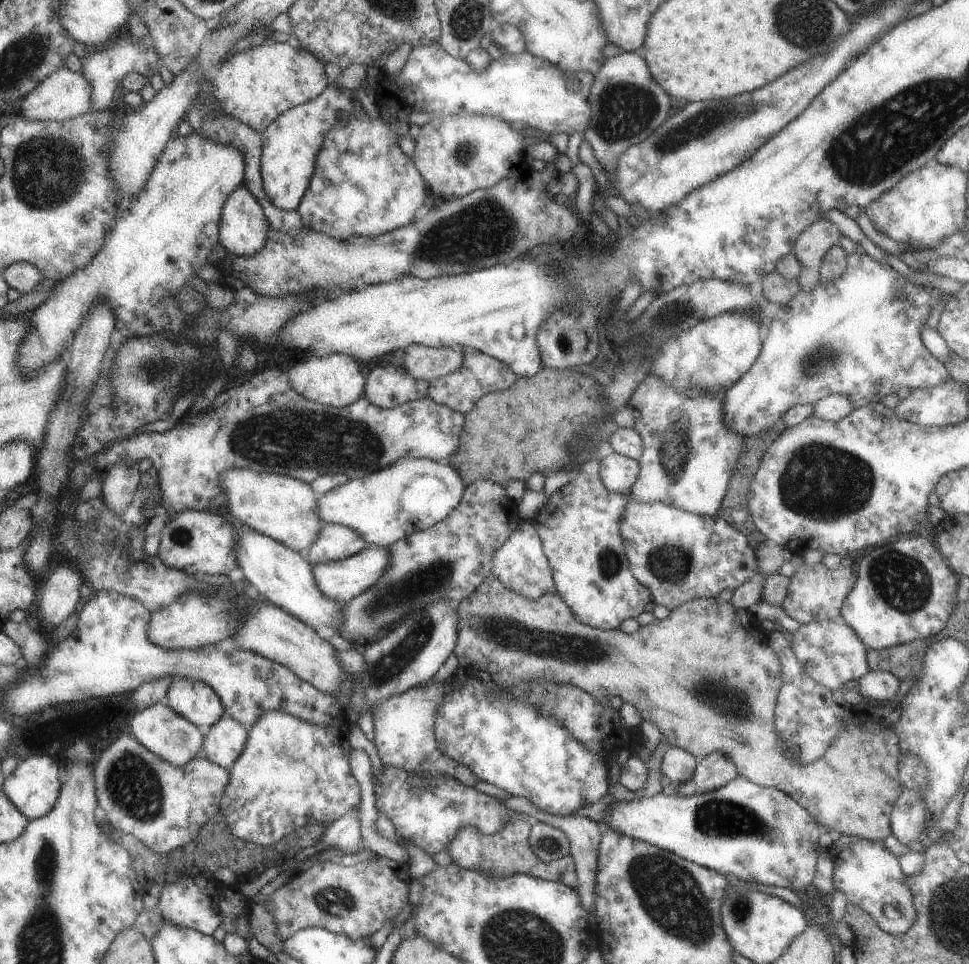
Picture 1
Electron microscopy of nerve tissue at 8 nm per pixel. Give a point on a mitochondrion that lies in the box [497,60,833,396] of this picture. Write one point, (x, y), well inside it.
(625, 111)

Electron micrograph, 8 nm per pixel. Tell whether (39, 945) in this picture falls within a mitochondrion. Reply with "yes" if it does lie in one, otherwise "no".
yes

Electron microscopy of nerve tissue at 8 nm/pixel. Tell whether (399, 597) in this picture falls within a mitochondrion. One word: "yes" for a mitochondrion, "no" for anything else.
yes

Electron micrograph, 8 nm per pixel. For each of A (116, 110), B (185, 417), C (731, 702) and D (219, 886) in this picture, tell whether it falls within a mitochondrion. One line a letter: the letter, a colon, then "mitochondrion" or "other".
A: other
B: other
C: mitochondrion
D: other

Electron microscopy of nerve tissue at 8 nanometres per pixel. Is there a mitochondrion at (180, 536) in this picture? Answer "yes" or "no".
yes

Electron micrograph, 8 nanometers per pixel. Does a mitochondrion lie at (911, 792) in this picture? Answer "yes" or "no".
no

